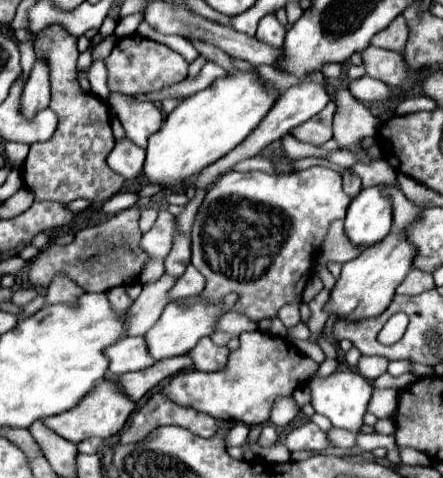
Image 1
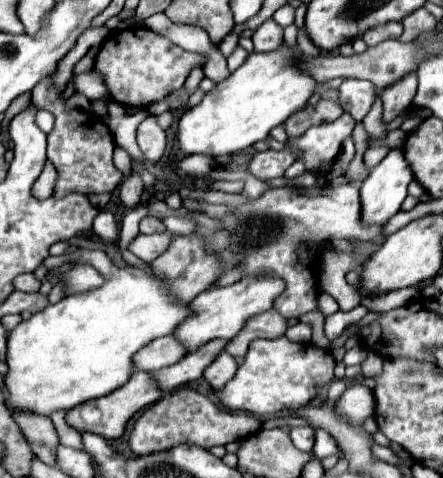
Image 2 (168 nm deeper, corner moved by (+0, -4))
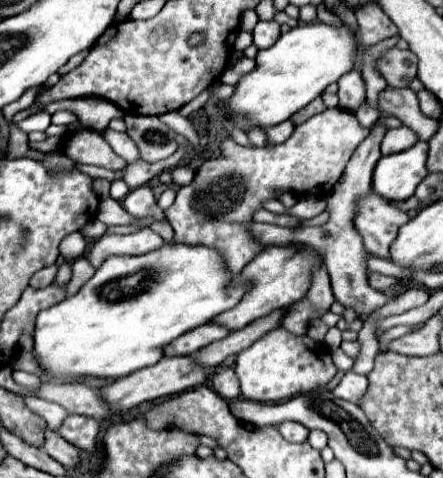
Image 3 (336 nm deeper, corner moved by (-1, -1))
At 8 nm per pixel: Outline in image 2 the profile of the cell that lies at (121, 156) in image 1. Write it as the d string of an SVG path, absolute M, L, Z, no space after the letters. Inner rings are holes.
M134 172L134 174L130 174L128 178L124 178L124 182L122 182L122 186L120 186L120 200L122 200L122 204L124 204L126 208L136 208L136 206L140 204L140 200L142 200L142 192L144 192L142 180L140 180L140 176Z

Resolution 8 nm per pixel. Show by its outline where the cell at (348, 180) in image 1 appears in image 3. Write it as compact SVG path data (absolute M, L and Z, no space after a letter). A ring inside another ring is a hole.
M363 103L355 115L357 115L357 121L361 123L361 127L369 129L381 117L381 111L379 109L371 109L367 103Z

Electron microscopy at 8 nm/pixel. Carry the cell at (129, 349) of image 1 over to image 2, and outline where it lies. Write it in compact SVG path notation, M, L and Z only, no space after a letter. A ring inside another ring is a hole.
M166 336L160 340L154 340L150 346L144 346L136 354L136 370L156 372L160 368L176 364L186 354L184 344L180 344L174 336Z

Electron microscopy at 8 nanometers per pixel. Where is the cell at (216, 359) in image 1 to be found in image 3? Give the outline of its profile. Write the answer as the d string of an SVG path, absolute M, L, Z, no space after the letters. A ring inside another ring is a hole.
M219 365L215 369L215 373L211 375L211 381L213 381L213 389L223 399L237 399L239 397L239 381L237 381L237 377L235 377L231 367Z

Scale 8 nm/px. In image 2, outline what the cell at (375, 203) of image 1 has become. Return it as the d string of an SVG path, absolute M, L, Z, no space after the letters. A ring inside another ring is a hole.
M394 148L390 154L370 170L368 178L362 182L360 198L362 198L362 220L366 224L386 224L402 206L404 198L408 196L408 184L414 180L412 168L404 158L404 150Z

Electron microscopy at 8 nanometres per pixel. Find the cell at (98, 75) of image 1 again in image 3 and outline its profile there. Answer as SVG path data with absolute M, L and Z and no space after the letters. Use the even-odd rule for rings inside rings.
M39 111L39 113L27 117L25 121L17 123L17 127L25 133L31 133L31 131L45 131L49 127L49 123L51 123L51 115L45 111Z

